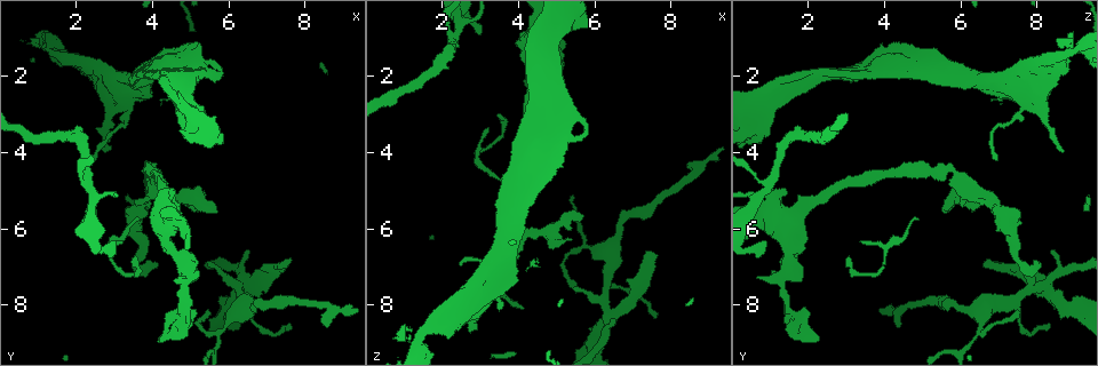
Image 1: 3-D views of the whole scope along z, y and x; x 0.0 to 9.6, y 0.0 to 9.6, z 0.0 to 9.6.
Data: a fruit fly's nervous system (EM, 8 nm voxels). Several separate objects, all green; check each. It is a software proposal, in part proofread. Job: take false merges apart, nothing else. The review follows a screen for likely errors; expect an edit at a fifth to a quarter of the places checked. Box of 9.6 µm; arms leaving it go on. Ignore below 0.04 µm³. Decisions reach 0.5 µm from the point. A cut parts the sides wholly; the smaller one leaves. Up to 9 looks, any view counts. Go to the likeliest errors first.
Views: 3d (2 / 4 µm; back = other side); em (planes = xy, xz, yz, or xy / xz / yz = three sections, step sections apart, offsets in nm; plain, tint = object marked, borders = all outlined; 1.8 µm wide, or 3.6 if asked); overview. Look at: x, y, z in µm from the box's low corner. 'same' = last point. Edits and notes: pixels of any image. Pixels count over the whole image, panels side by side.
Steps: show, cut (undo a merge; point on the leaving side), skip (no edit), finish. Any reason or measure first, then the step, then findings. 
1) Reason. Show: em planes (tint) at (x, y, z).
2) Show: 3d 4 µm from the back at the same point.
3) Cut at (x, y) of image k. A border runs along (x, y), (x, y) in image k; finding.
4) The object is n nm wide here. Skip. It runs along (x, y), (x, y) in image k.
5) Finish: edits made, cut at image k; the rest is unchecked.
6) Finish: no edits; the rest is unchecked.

Four arms meet. Show: em 3.6 µm planes (tint) at (6.30, 7.55, 8.00).

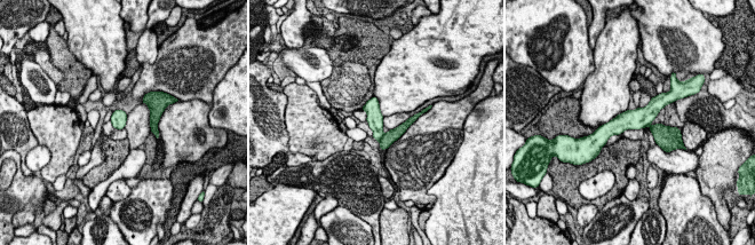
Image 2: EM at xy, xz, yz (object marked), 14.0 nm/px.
The object is 220 nm wide here. Cut at (388, 139) of image 2. Two neurons meet here.

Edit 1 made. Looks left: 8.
Show: overview.

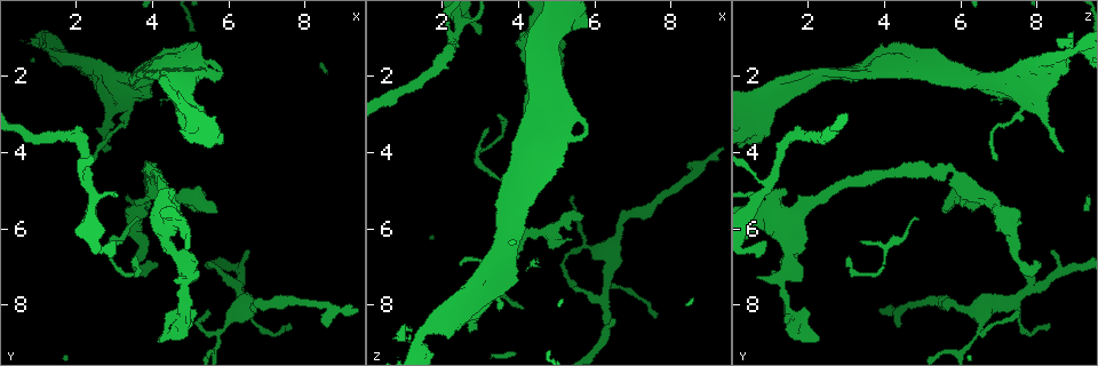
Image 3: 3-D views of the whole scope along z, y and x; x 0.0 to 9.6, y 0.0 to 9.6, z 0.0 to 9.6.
Sharp bend. Show: 3d 2 µm from the back at (3.95, 4.75, 6.10).

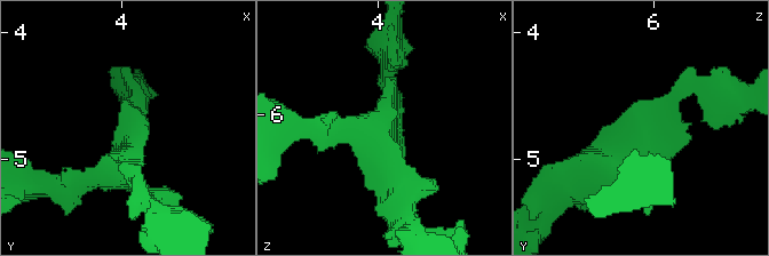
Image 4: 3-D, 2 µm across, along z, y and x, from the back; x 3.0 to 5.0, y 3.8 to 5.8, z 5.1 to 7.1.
Show: em xy step 8 (tint) at (3.90, 4.78, 6.14).

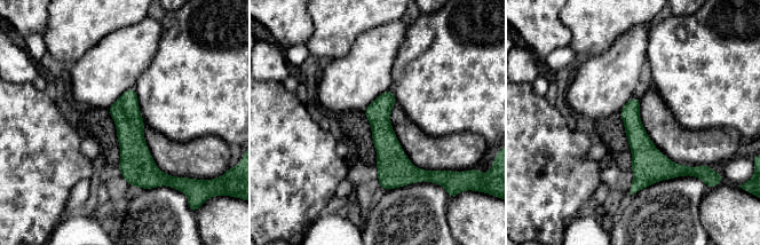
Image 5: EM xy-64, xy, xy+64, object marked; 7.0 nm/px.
Cut it another way. Show: em planes (tint) at the same point.

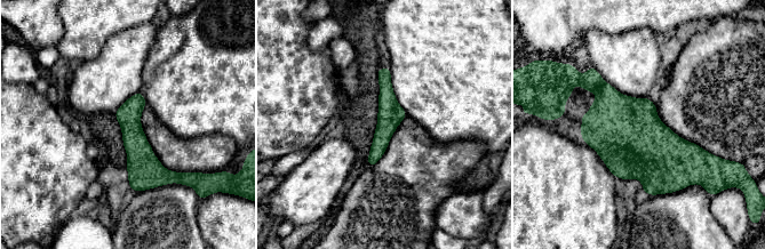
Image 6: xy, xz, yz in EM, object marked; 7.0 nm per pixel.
Skip. One neuron here.

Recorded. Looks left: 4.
Thin arm on a thick one. Show: em planes (tint) at (4.70, 5.85, 0.55).

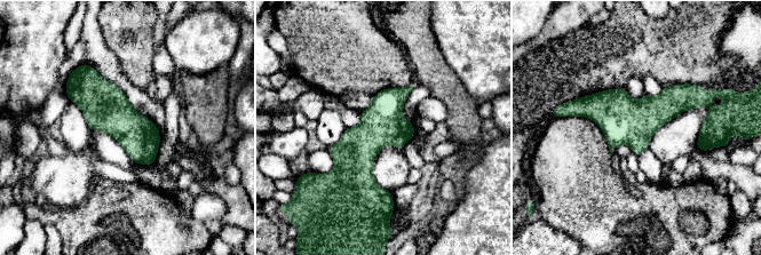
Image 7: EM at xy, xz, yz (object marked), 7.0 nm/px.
Skip. It runs along (703, 102), (573, 111) in image 7; continuous, no second neuron.

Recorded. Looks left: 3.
Branch point. Show: 3d 2 µm from the back at (4.80, 2.00, 2.40).

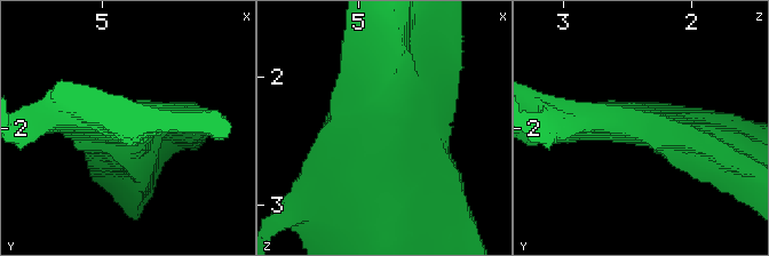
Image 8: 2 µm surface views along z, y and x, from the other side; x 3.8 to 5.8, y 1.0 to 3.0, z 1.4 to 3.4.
Show: em 3.6 µm yz step 16 (borders) at (4.82, 2.00, 2.40).

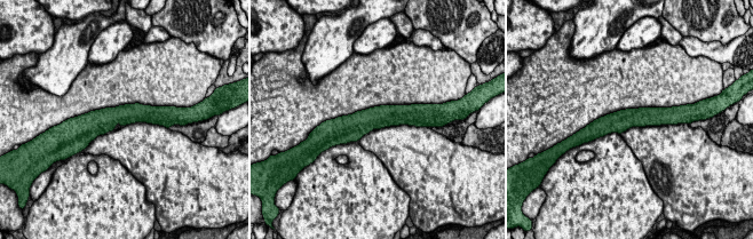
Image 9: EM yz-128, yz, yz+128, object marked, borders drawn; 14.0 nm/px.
Skip. Continuous, no second neuron.

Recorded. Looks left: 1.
Finish: edits made, cut at image 2; the rest is unchecked.

